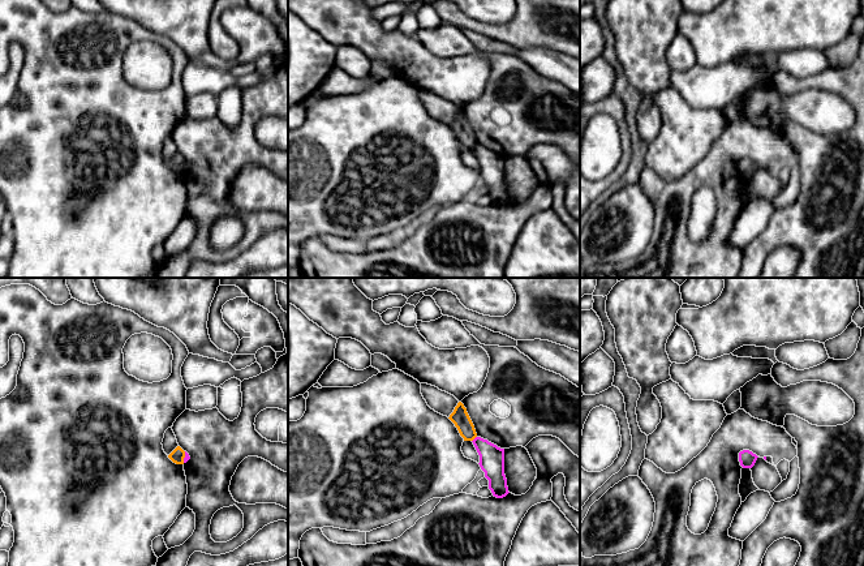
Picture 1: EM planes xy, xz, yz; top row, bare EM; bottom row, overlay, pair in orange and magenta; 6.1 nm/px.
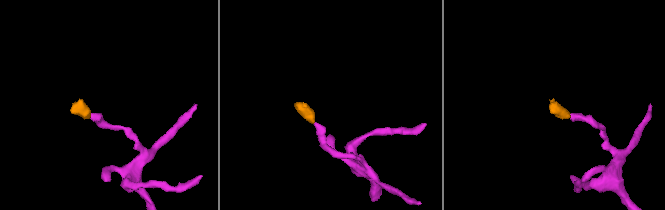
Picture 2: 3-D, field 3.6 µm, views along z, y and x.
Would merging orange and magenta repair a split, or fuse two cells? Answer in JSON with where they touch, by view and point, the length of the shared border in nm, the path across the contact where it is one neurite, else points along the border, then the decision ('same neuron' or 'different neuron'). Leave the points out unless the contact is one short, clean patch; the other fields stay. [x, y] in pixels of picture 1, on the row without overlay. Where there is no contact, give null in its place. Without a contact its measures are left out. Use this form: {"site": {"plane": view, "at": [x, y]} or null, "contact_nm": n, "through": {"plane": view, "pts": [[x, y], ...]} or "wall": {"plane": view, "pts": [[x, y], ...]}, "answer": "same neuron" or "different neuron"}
{"site": {"plane": "xz", "at": [475, 145]}, "contact_nm": 50, "wall": {"plane": "xz", "pts": [[476, 144], [472, 149]]}, "answer": "different neuron"}

